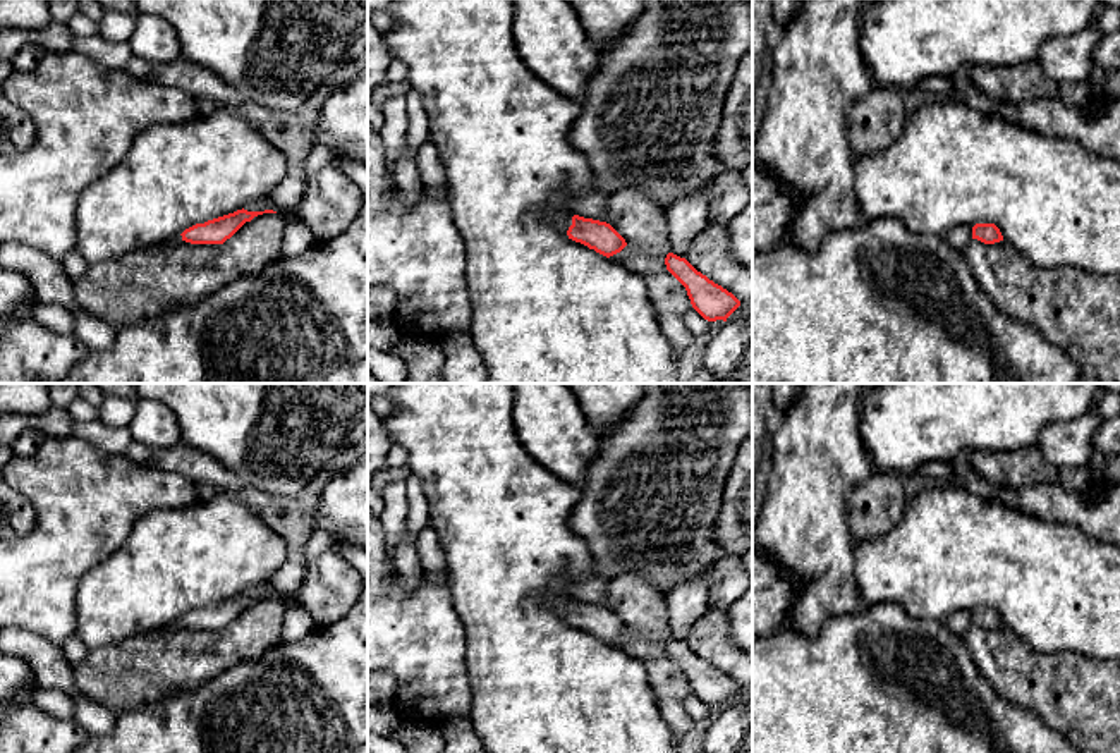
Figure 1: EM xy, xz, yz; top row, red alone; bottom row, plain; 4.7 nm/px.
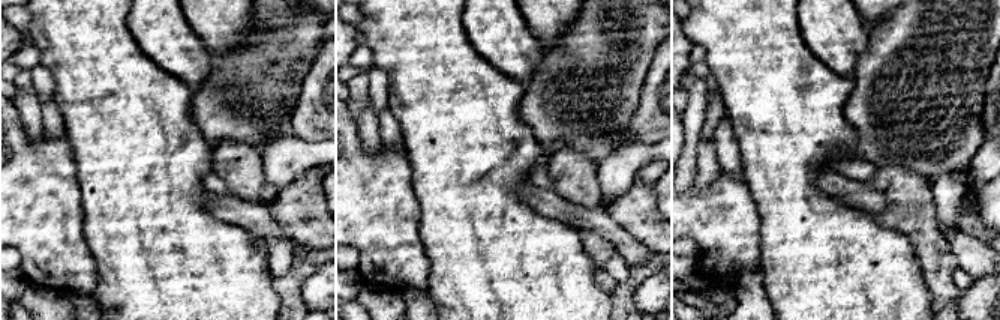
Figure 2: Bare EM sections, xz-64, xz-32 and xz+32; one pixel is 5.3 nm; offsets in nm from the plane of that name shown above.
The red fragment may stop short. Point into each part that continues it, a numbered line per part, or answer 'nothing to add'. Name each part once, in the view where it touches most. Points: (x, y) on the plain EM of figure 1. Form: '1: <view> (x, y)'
1: xz (564, 607)

